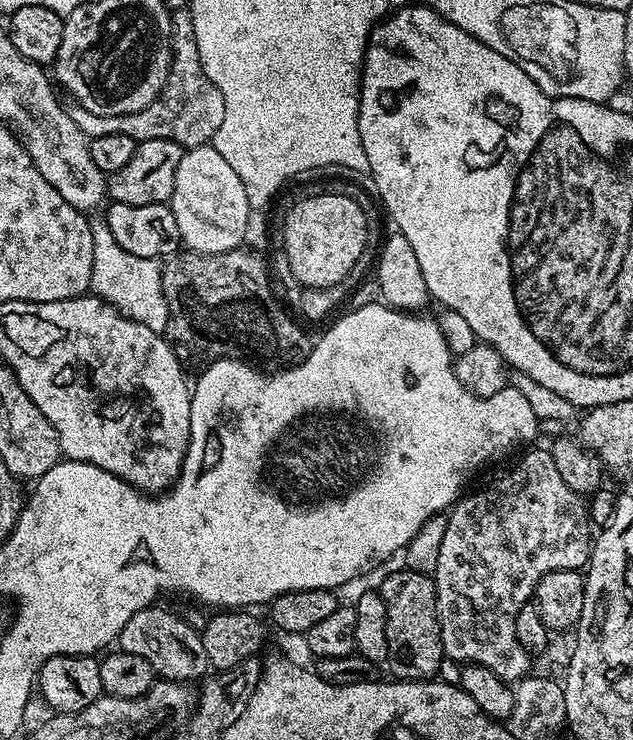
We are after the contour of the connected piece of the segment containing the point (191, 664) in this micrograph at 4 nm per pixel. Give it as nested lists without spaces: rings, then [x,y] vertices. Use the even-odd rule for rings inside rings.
[[[153,606],[138,610],[126,626],[122,626],[118,637],[119,651],[138,654],[138,658],[146,658],[150,662],[153,673],[166,680],[181,682],[199,681],[207,677],[210,665],[206,658],[206,646],[202,646],[200,632],[188,624],[183,615],[175,616],[161,606]],[[200,676],[200,677],[199,677]]]

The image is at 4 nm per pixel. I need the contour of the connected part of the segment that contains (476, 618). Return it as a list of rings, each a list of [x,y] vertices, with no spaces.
[[[547,447],[531,448],[527,449],[529,452],[521,460],[516,460],[509,468],[502,469],[485,488],[480,488],[477,492],[470,493],[469,496],[467,494],[461,495],[456,503],[452,505],[447,513],[446,535],[442,537],[442,550],[438,550],[438,566],[434,573],[436,613],[438,614],[438,626],[440,627],[440,637],[442,638],[445,657],[457,661],[461,665],[477,664],[478,666],[486,666],[486,670],[498,674],[498,678],[505,682],[520,681],[530,672],[530,668],[528,668],[530,654],[521,647],[514,630],[518,610],[522,610],[522,606],[533,599],[536,584],[544,575],[550,574],[551,571],[583,569],[588,563],[589,556],[592,555],[592,545],[594,543],[593,533],[588,533],[590,521],[585,501],[579,494],[572,492],[570,486],[566,486],[566,482],[562,482],[562,474],[558,474],[558,466],[554,466],[554,458]]]

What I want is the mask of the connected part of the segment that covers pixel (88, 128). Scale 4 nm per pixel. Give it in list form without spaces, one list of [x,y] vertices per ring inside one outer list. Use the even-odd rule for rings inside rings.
[[[191,11],[172,12],[172,61],[166,86],[162,86],[158,98],[154,98],[146,110],[121,116],[99,116],[90,114],[85,108],[72,106],[68,108],[68,113],[70,118],[74,118],[78,130],[89,138],[100,134],[130,134],[130,138],[138,142],[162,138],[179,144],[185,150],[211,144],[214,134],[218,134],[218,126],[222,126],[226,106],[222,102],[222,90],[218,90],[218,86],[214,86],[214,82],[210,82],[202,70]]]

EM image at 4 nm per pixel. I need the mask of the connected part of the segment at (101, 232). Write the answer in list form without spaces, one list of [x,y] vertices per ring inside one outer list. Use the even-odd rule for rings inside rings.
[[[93,219],[91,225],[94,242],[91,291],[105,304],[113,304],[123,316],[129,316],[134,322],[142,322],[142,326],[150,326],[150,330],[163,333],[168,324],[170,309],[164,293],[166,276],[161,261],[138,258],[138,254],[122,250],[122,246],[118,246],[118,241],[114,239],[114,234],[110,234],[107,219]]]

